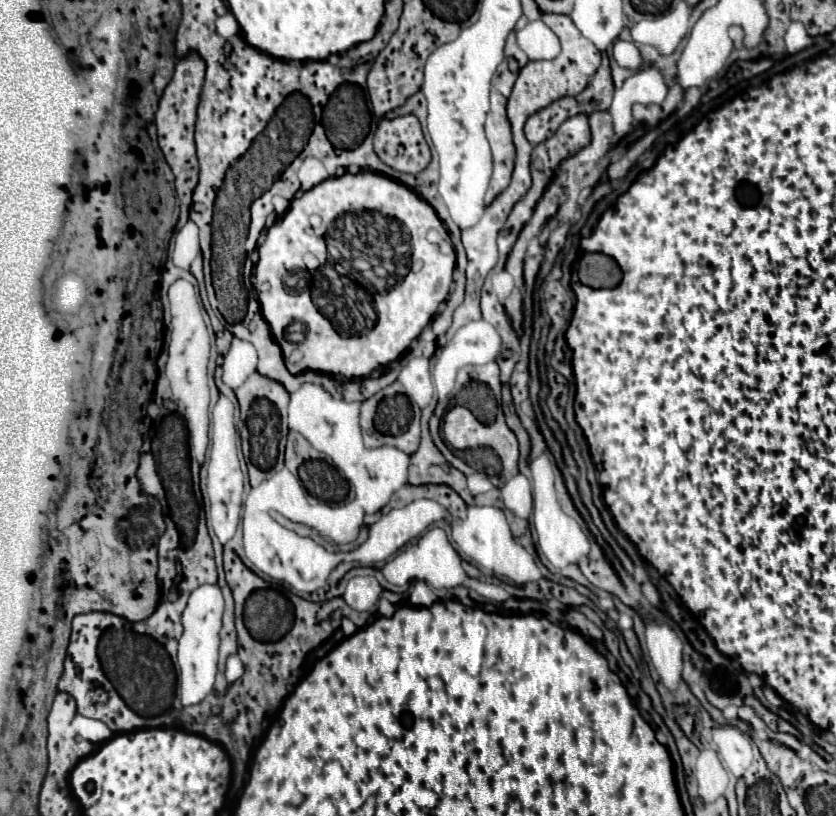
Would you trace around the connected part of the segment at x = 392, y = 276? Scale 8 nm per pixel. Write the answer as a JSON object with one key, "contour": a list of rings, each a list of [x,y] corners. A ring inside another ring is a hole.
{"contour":[[[358,172],[358,174],[344,174],[344,176],[338,176],[338,178],[328,178],[328,180],[320,182],[318,186],[314,186],[312,190],[302,192],[300,196],[296,196],[296,198],[290,202],[290,208],[286,210],[286,214],[280,216],[280,218],[274,222],[274,226],[268,228],[266,238],[264,238],[264,242],[262,242],[260,248],[258,248],[260,260],[258,260],[258,264],[256,264],[256,286],[254,286],[254,288],[256,288],[256,294],[258,294],[260,308],[262,308],[262,316],[264,316],[264,320],[268,322],[276,344],[282,348],[286,368],[288,368],[292,374],[300,374],[300,372],[312,370],[312,372],[342,376],[342,378],[350,380],[350,378],[364,378],[364,376],[370,376],[374,370],[382,368],[382,366],[386,366],[386,364],[390,364],[390,362],[394,362],[394,360],[412,344],[412,340],[416,340],[416,338],[420,336],[420,332],[424,330],[424,326],[426,326],[426,324],[430,322],[430,318],[438,312],[438,306],[446,300],[448,290],[450,290],[450,284],[452,284],[454,260],[456,260],[456,258],[454,258],[454,254],[442,254],[440,248],[438,248],[436,244],[430,244],[430,242],[426,240],[426,234],[428,234],[428,230],[432,230],[432,228],[440,230],[440,228],[442,228],[442,222],[440,222],[440,218],[436,216],[434,208],[432,208],[426,200],[422,200],[422,198],[420,198],[416,192],[412,192],[410,188],[406,188],[406,186],[402,186],[402,184],[398,184],[398,182],[394,182],[392,178],[386,178],[386,176],[374,174],[374,172]],[[306,254],[312,254],[320,264],[326,262],[324,266],[318,266],[314,258],[310,258],[310,262],[306,262],[308,268],[312,268],[314,286],[310,286],[310,272],[308,272],[308,268],[304,266],[304,256],[306,256]],[[342,254],[346,254],[346,256],[350,256],[350,258],[348,258],[346,262],[342,262]],[[356,260],[362,260],[362,262],[366,262],[366,264],[370,266],[368,274],[360,268],[360,264],[356,264]],[[336,268],[344,268],[346,274],[344,274],[344,272],[338,274]],[[360,286],[366,286],[366,294],[370,294],[370,298],[372,298],[374,316],[370,318],[370,316],[368,316],[368,308],[366,308],[366,330],[362,330],[362,334],[348,336],[348,334],[352,334],[352,328],[354,328],[354,324],[350,324],[350,320],[354,320],[354,314],[352,314],[352,306],[350,306],[350,304],[362,306]]]}

